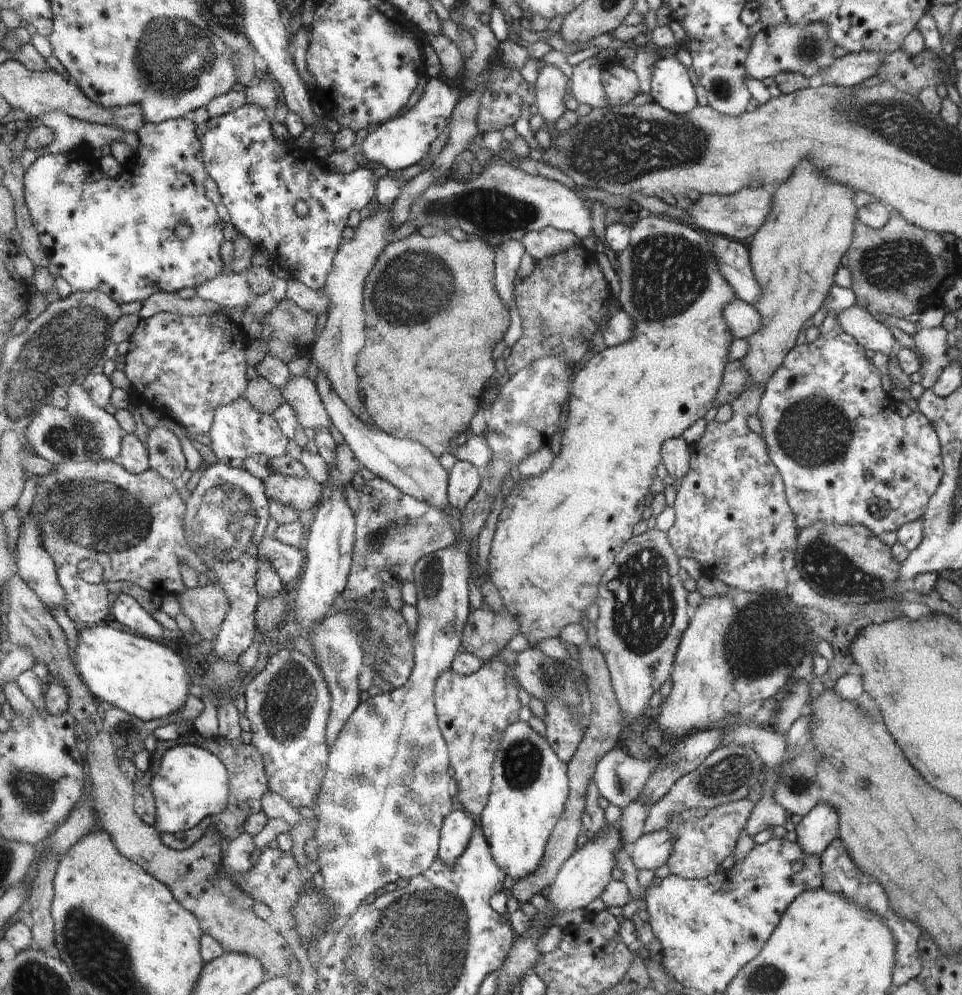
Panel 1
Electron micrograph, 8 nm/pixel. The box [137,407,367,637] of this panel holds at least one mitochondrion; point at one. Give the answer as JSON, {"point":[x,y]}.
{"point":[227,515]}

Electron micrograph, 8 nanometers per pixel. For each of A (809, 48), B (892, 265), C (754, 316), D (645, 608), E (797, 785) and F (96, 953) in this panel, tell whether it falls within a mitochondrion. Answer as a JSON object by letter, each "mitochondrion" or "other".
{"A":"mitochondrion","B":"mitochondrion","C":"other","D":"mitochondrion","E":"mitochondrion","F":"mitochondrion"}

